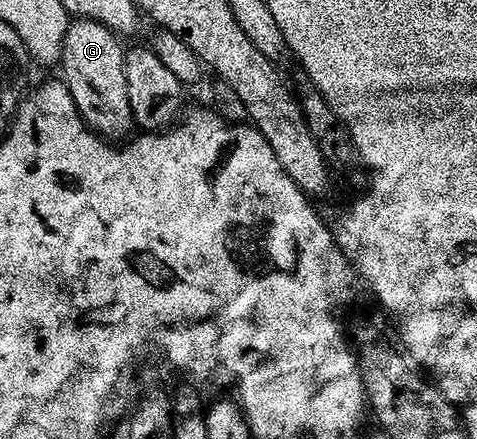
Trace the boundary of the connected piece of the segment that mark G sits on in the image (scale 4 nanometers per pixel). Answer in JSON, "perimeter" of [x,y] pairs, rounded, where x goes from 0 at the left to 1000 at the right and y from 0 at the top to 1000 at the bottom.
{"perimeter":[[[166,39],[153,43],[136,73],[136,91],[130,103],[130,139],[126,157],[132,185],[151,214],[153,232],[170,264],[199,303],[222,314],[245,314],[281,287],[275,264],[275,239],[268,230],[266,185],[260,175],[260,146],[264,144],[262,107],[254,105],[249,80],[237,68],[214,57],[193,41]]]}

